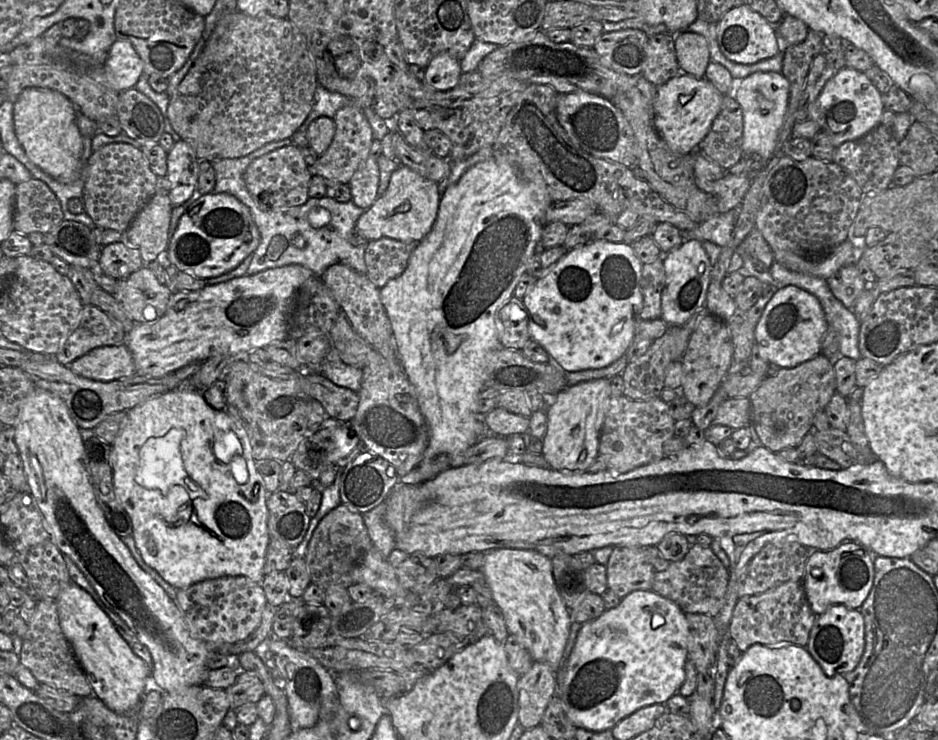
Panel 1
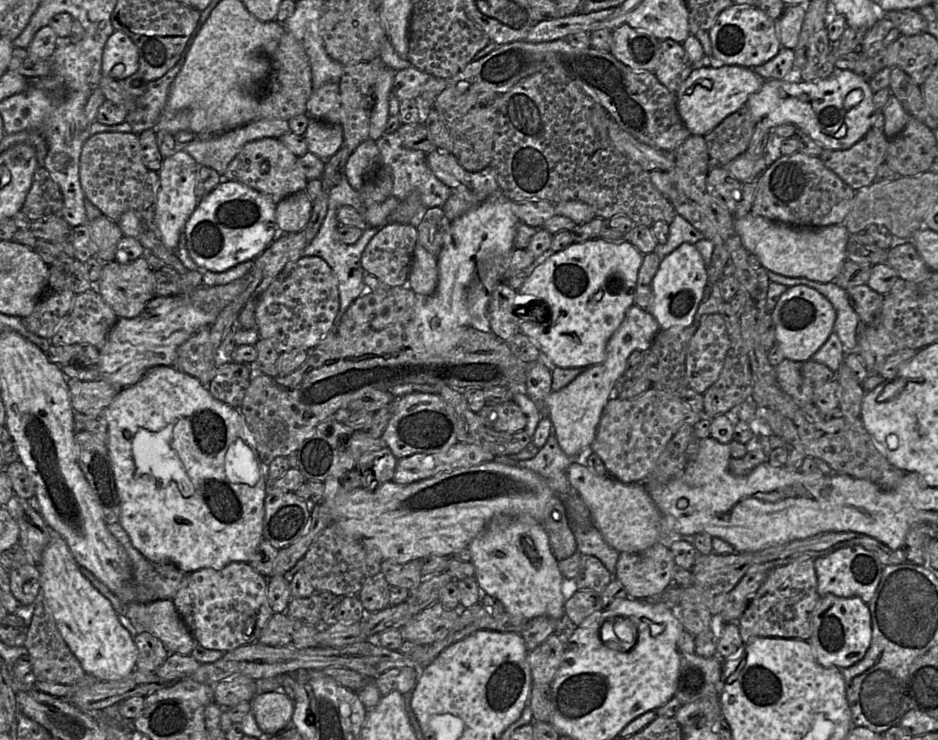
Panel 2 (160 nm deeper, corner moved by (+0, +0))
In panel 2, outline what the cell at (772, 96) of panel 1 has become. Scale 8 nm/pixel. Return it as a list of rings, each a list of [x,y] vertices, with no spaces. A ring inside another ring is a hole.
[[[837,70],[822,80],[806,82],[790,76],[788,79],[765,80],[761,88],[751,94],[746,102],[755,123],[761,122],[770,128],[781,124],[794,124],[815,140],[824,150],[846,150],[861,140],[873,127],[871,115],[875,111],[874,92],[867,80],[850,70]]]

